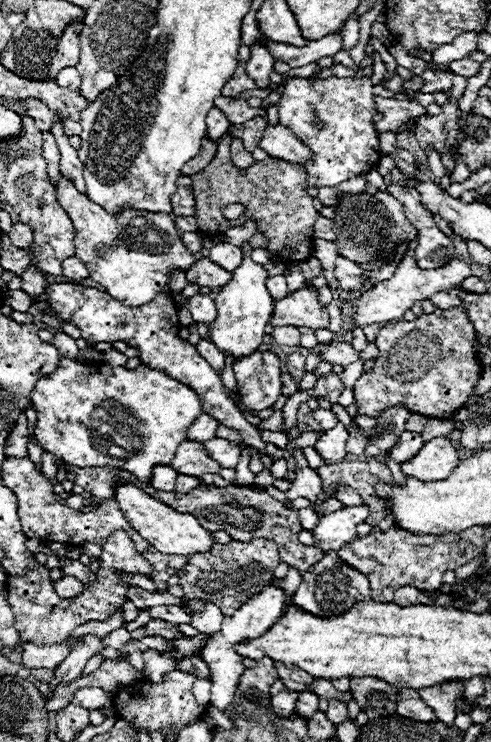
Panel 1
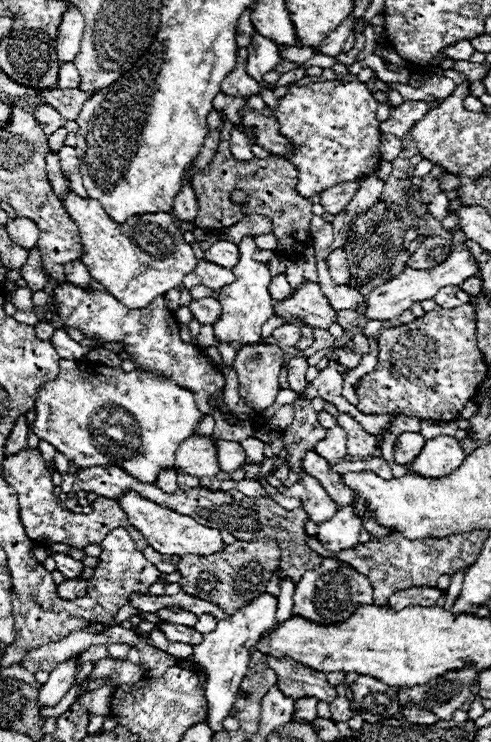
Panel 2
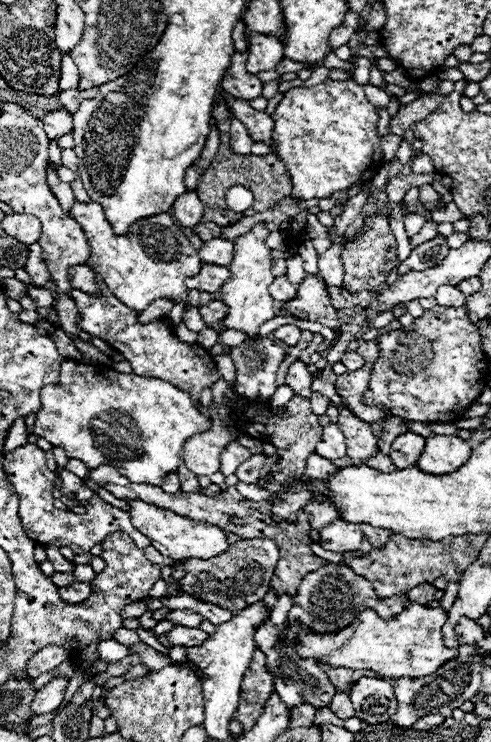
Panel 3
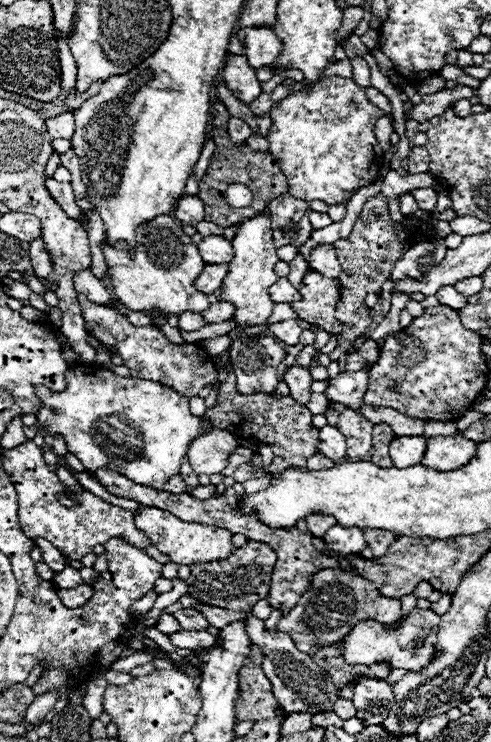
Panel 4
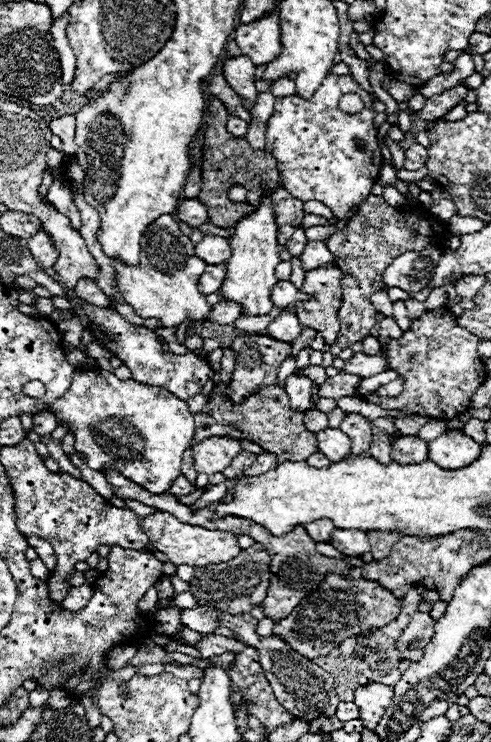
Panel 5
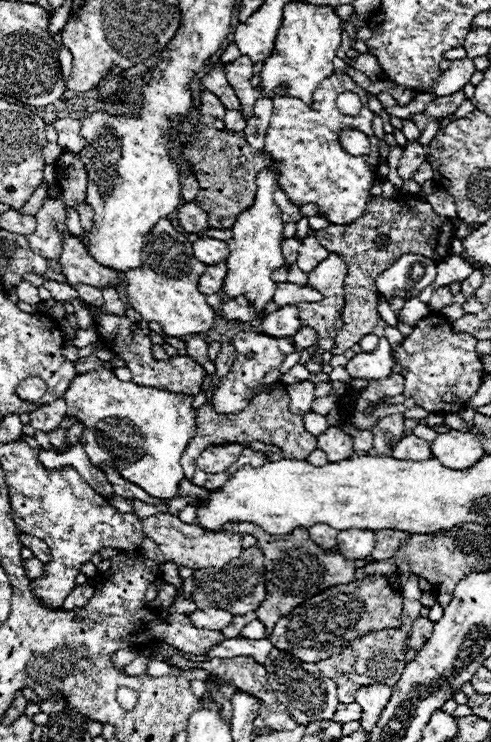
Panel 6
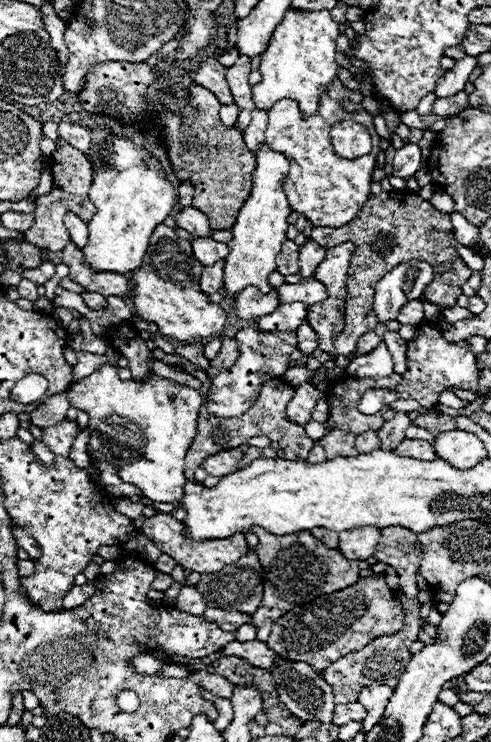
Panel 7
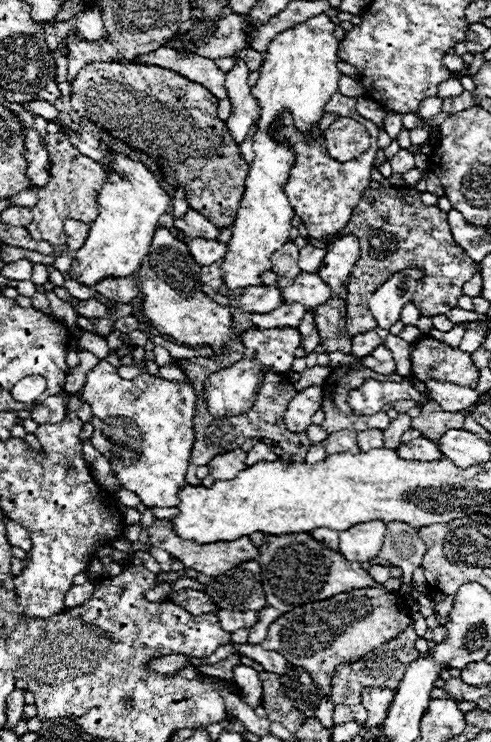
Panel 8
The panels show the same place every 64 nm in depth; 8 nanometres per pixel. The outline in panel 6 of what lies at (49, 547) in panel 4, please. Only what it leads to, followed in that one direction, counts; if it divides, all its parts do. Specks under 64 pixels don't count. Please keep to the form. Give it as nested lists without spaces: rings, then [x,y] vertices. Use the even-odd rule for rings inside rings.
[[[20,534],[20,540],[22,540],[22,544],[26,546],[26,548],[30,548],[32,552],[34,552],[34,556],[38,558],[38,560],[42,560],[44,564],[48,564],[50,562],[50,548],[42,542],[42,540],[38,540],[38,538],[34,538],[34,536],[28,536],[28,534]]]

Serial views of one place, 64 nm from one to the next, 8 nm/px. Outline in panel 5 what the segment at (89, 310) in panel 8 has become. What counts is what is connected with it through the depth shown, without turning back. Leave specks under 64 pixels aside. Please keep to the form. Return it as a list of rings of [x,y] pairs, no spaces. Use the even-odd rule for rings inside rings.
[[[80,278],[78,284],[76,284],[76,294],[82,300],[86,300],[86,302],[90,302],[94,306],[100,306],[100,308],[110,308],[111,306],[110,299],[102,292],[102,288],[94,280]]]

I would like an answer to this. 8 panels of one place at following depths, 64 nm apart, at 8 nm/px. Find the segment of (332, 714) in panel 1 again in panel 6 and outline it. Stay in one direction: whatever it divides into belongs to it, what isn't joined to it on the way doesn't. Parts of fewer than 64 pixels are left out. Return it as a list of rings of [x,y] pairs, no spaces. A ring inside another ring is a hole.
[[[356,702],[350,704],[339,703],[334,714],[333,720],[340,722],[340,724],[346,724],[346,722],[352,720],[360,720],[362,717],[362,708]]]

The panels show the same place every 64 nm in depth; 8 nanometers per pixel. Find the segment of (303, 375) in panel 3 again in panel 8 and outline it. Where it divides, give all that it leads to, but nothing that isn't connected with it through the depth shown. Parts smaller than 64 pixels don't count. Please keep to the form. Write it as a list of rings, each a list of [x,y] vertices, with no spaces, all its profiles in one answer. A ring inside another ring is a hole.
[[[320,386],[304,388],[294,396],[294,400],[290,400],[286,408],[284,414],[286,426],[292,432],[304,432],[312,424],[312,416],[320,408],[320,404],[322,404],[322,388]]]

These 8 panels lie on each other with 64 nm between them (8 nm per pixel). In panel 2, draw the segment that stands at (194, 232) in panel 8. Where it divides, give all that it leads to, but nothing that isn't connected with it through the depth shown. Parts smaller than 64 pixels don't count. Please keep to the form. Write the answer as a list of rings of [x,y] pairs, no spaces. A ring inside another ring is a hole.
[[[182,182],[182,192],[174,198],[172,210],[178,220],[194,220],[198,216],[198,200],[190,182]]]

